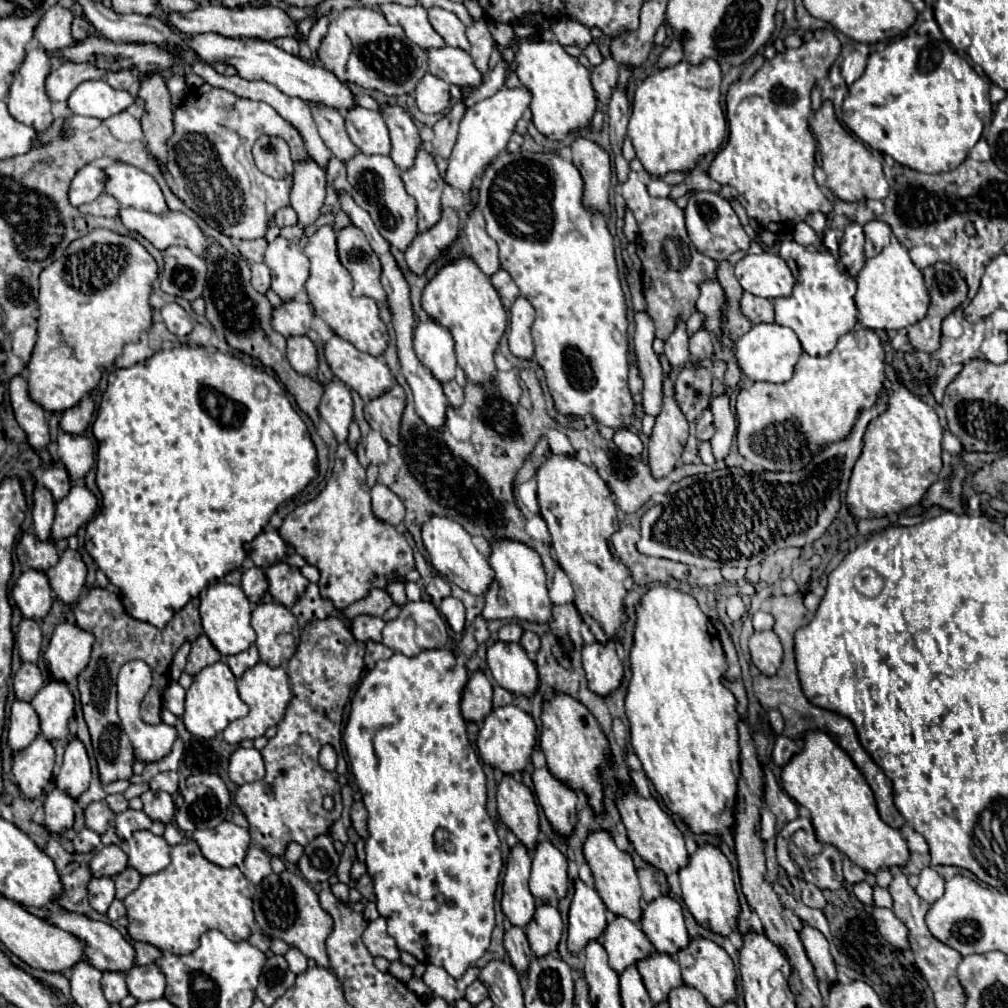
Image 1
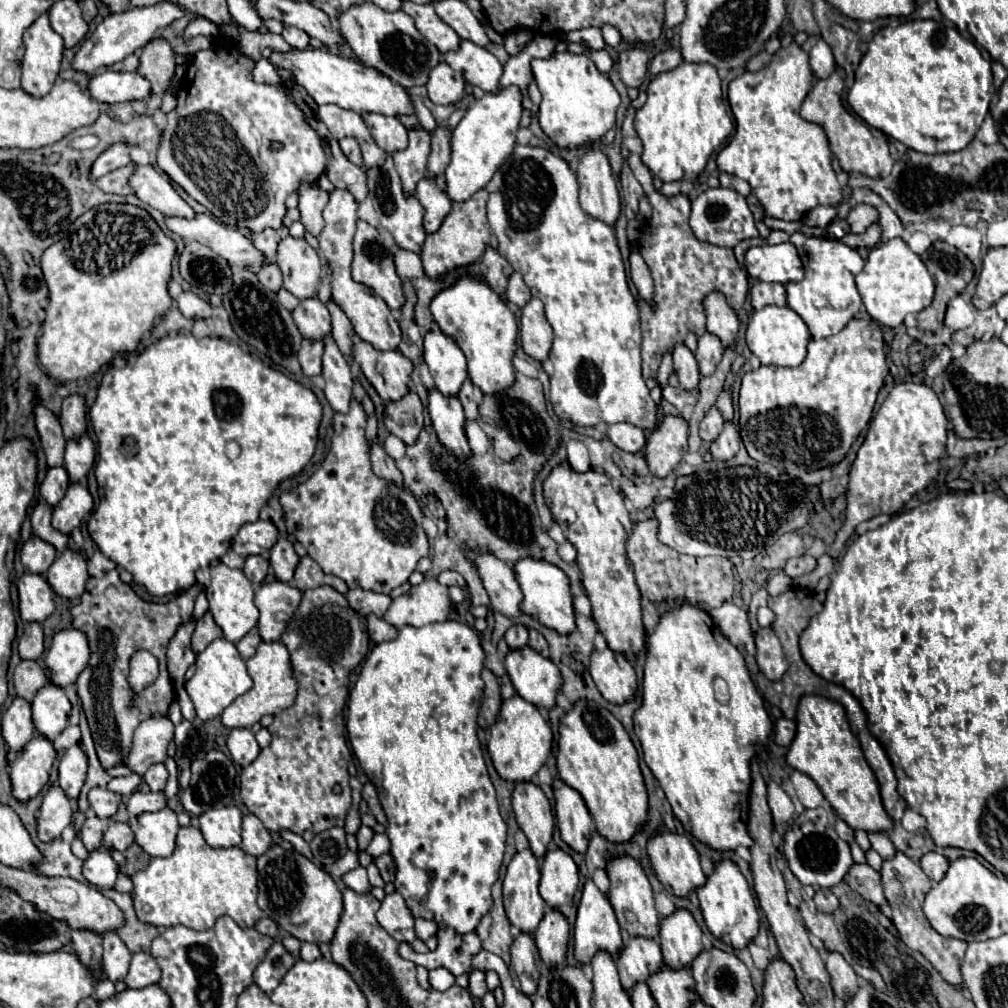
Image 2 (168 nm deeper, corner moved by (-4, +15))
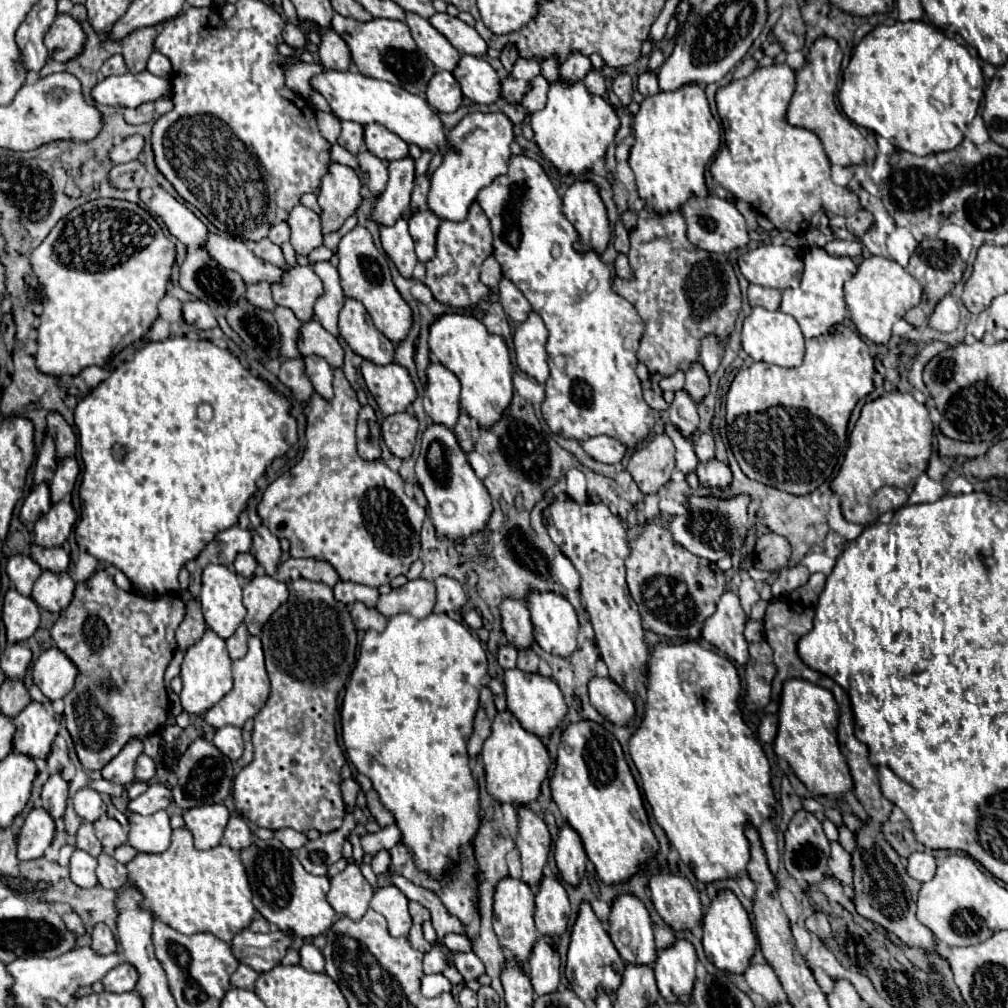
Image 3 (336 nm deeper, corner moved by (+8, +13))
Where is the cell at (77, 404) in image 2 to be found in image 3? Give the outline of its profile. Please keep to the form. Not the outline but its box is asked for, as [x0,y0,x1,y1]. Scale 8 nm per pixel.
[48,411,76,459]

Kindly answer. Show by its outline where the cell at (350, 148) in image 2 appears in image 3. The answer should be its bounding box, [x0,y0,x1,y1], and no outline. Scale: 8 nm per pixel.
[338,121,364,155]

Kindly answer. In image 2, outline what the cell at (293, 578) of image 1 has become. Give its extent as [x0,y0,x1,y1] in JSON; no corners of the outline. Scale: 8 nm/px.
[270,537,300,583]

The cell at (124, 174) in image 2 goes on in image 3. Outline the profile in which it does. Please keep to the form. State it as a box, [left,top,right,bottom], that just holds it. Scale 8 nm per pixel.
[108,161,146,189]

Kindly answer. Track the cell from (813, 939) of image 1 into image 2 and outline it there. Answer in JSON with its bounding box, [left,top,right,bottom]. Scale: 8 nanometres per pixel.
[826,953,860,1001]

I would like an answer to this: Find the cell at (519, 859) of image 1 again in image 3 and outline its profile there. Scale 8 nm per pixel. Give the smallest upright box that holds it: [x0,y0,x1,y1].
[494,877,538,965]

